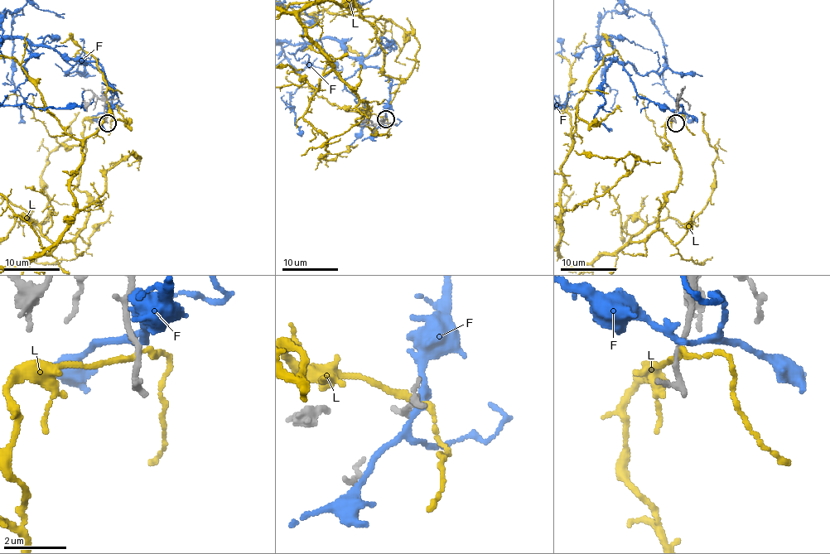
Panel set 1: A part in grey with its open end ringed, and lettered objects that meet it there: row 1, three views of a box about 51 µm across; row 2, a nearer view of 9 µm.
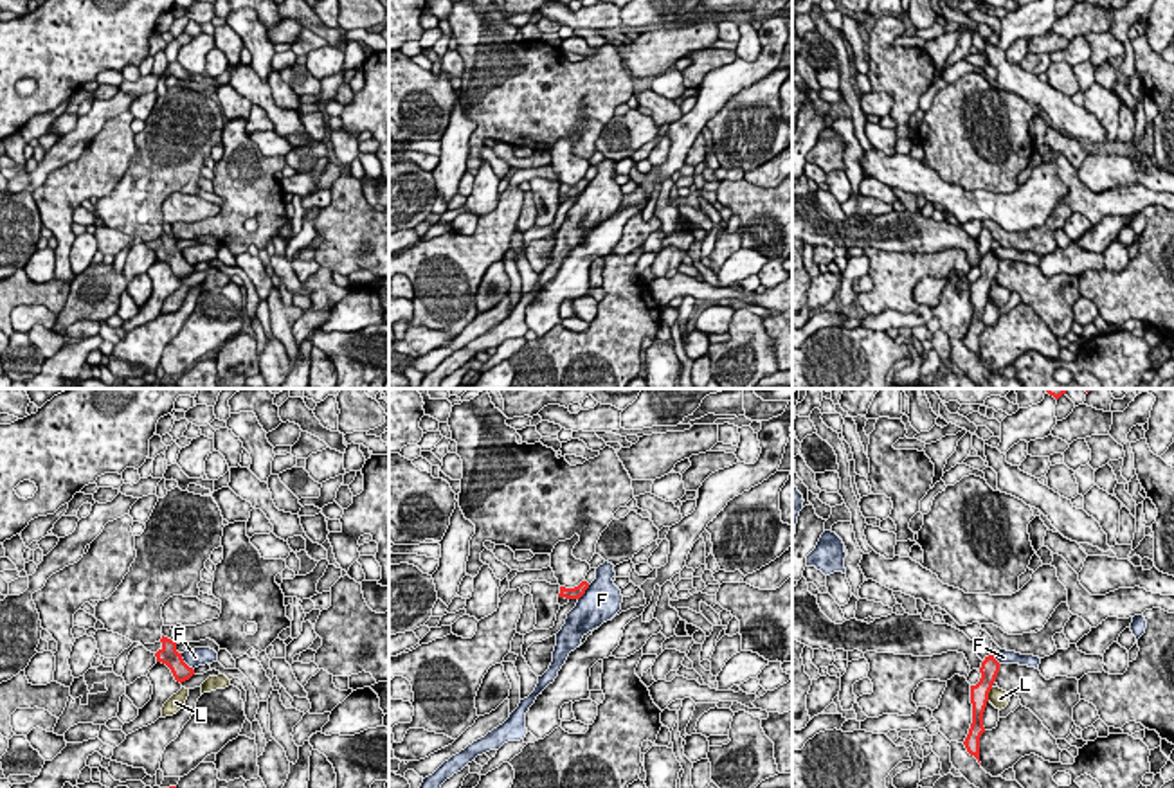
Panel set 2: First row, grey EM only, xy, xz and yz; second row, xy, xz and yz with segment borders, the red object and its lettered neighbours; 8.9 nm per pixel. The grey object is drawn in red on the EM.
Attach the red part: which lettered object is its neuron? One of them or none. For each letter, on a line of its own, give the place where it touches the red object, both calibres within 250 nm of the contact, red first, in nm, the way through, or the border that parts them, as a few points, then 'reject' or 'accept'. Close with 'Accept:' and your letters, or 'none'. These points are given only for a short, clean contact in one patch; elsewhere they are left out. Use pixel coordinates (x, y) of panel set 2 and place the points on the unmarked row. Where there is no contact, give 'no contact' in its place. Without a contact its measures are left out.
F: xy (184, 259) | 170/160 nm | along xy (180, 250), (193, 267) | reject
L: yz (987, 292) | 170/170 nm | along yz (993, 285), (987, 297) | reject
Accept: none

